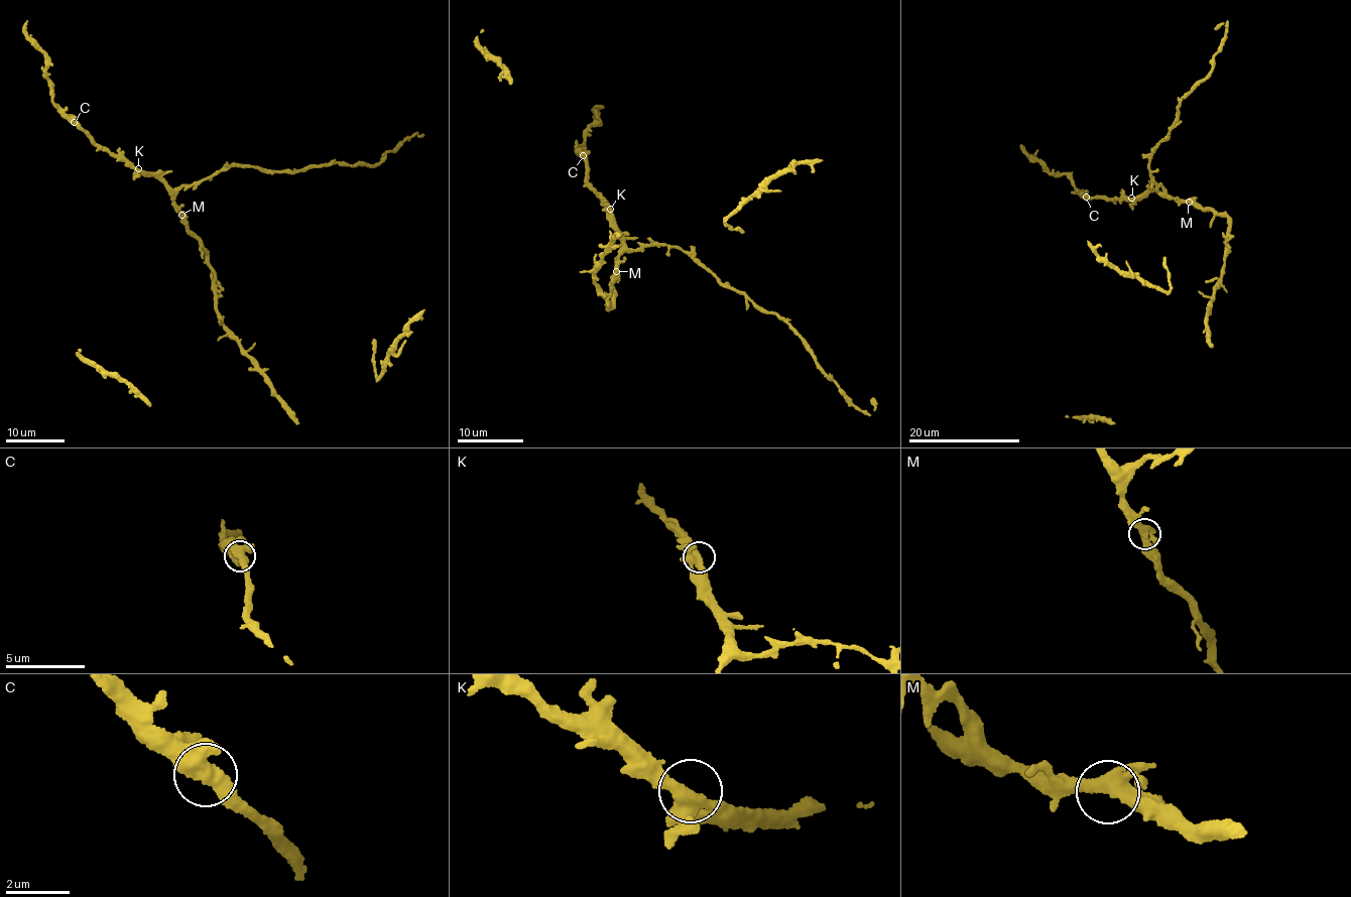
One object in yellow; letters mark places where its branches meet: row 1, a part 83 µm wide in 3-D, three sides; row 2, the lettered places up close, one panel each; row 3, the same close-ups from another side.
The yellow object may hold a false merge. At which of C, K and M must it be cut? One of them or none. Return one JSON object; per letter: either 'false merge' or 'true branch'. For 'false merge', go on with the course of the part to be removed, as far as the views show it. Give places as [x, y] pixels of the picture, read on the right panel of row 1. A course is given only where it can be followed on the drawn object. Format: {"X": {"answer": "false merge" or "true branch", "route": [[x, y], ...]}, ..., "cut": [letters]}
{"C": {"answer": "true branch"}, "K": {"answer": "true branch"}, "M": {"answer": "true branch"}, "cut": []}

